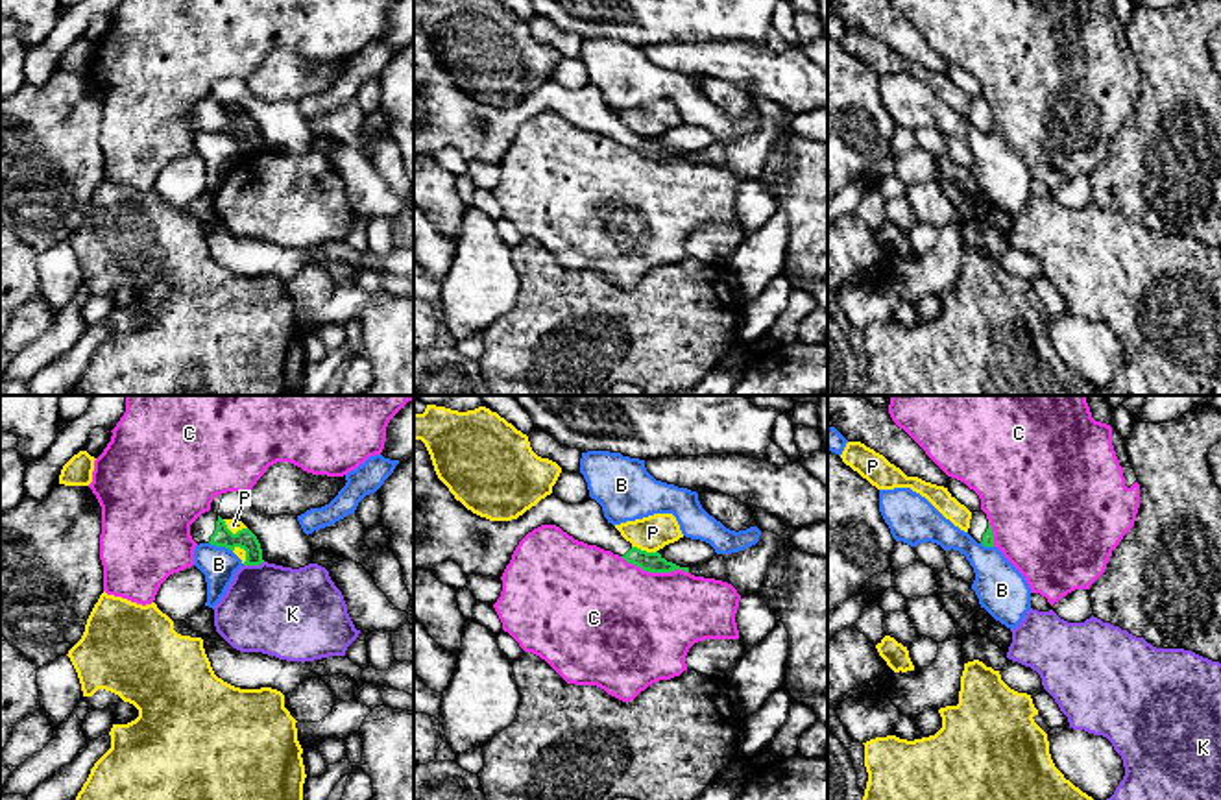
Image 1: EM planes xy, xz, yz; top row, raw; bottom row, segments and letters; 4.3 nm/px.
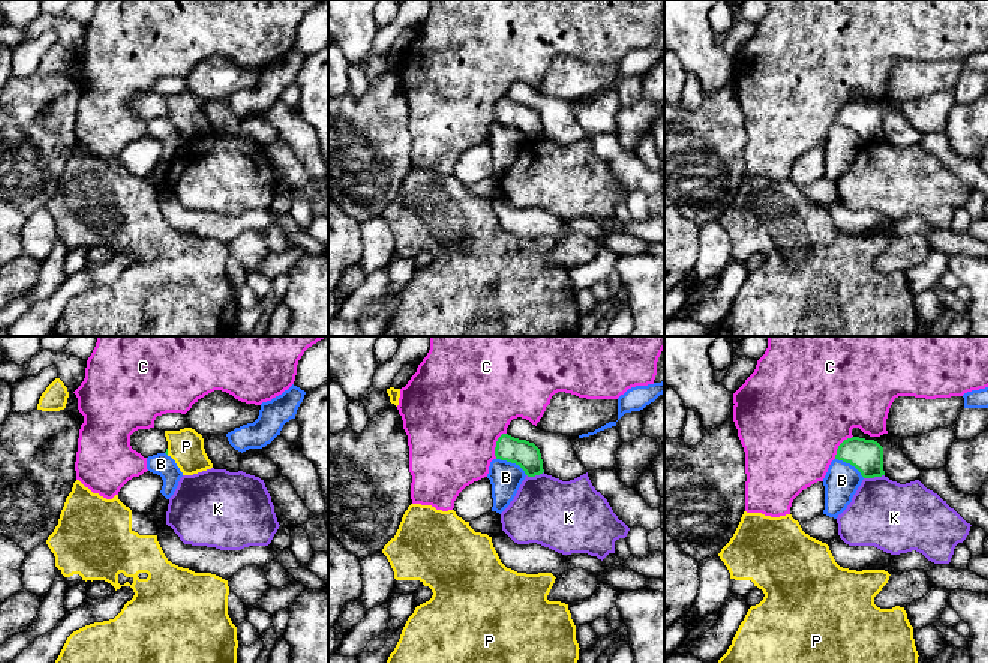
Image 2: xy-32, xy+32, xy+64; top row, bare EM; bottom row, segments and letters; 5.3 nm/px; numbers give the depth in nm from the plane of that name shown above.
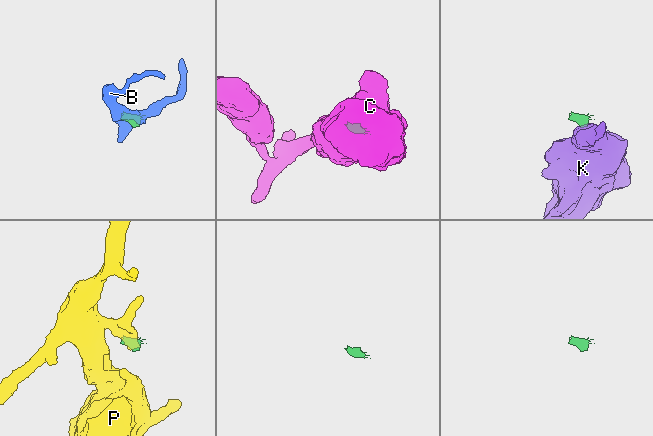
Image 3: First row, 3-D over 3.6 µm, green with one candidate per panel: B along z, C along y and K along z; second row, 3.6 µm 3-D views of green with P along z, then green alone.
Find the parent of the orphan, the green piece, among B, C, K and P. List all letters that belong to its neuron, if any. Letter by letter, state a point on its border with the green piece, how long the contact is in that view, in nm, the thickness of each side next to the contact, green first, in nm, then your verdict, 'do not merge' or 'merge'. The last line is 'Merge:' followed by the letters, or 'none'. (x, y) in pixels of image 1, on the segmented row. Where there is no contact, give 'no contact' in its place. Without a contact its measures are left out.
B: meets green in xy at (220, 545); contact 110 nm long; 90 nm thick on the green side, 160 nm on the other; do not merge
C: meets green in xz at (654, 571); contact 320 nm long; 90 nm thick on the green side, 480 nm on the other; do not merge
K: meets green in xy at (253, 564); contact 90 nm long; 90 nm thick on the green side, 400 nm on the other; do not merge
P: meets green in xy at (231, 533); contact 120 nm long; 90 nm thick on the green side, 60 nm on the other; do not merge
Merge: none

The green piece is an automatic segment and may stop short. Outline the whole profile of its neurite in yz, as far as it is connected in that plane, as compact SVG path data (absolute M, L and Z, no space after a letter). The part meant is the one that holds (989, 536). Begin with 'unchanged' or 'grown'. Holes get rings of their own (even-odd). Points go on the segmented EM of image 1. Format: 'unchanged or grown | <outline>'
grown | M983 510L972 512L968 534L985 547L994 547L994 532Z

